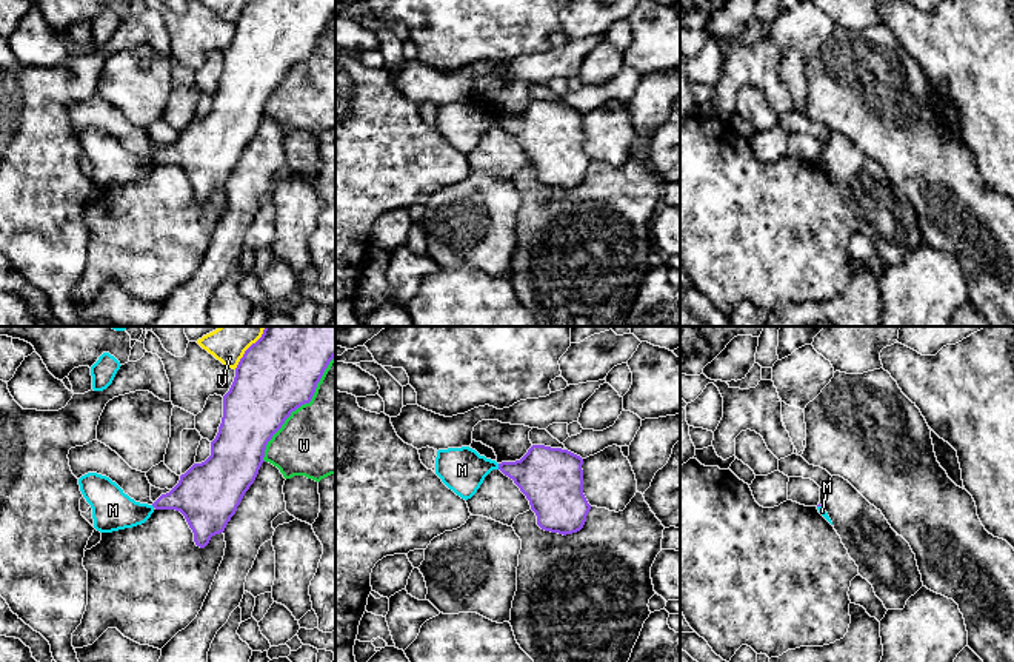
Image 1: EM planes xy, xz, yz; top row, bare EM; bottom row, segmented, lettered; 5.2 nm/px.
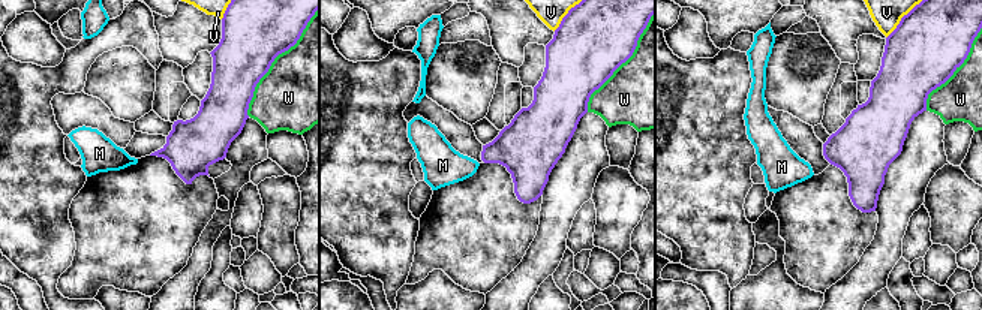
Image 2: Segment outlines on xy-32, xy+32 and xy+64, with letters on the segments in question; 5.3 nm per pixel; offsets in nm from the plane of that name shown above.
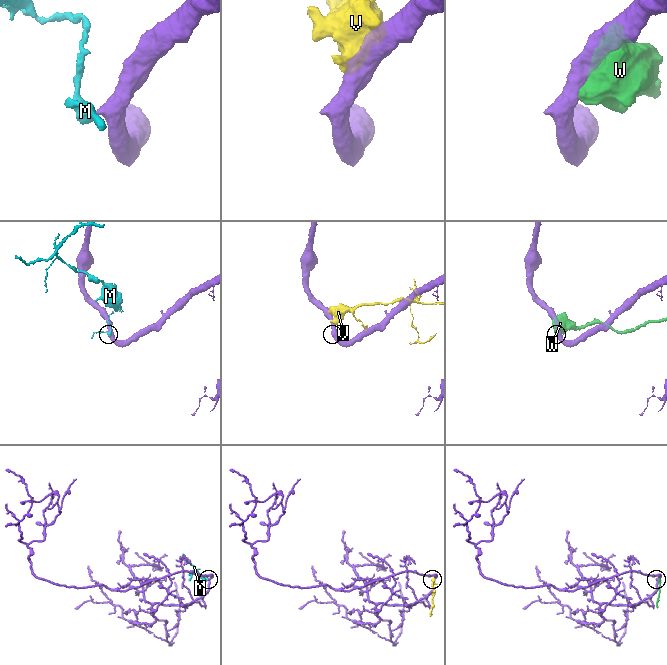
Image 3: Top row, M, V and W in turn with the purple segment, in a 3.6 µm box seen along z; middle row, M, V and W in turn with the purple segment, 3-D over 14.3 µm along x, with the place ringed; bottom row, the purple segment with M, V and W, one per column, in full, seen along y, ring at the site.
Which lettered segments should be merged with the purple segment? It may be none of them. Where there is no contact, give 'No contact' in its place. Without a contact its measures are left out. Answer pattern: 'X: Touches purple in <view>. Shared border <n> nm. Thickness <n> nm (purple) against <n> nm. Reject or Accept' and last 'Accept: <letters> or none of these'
M: Touches purple in xz. Shared border 30 nm. Thickness 300 nm (purple) against 240 nm. Reject
V: Touches purple in xy. Shared border 160 nm. Thickness 380 nm (purple) against 110 nm. Reject
W: Touches purple in xy. Shared border 650 nm. Thickness 380 nm (purple) against 420 nm. Reject
Accept: none of these

